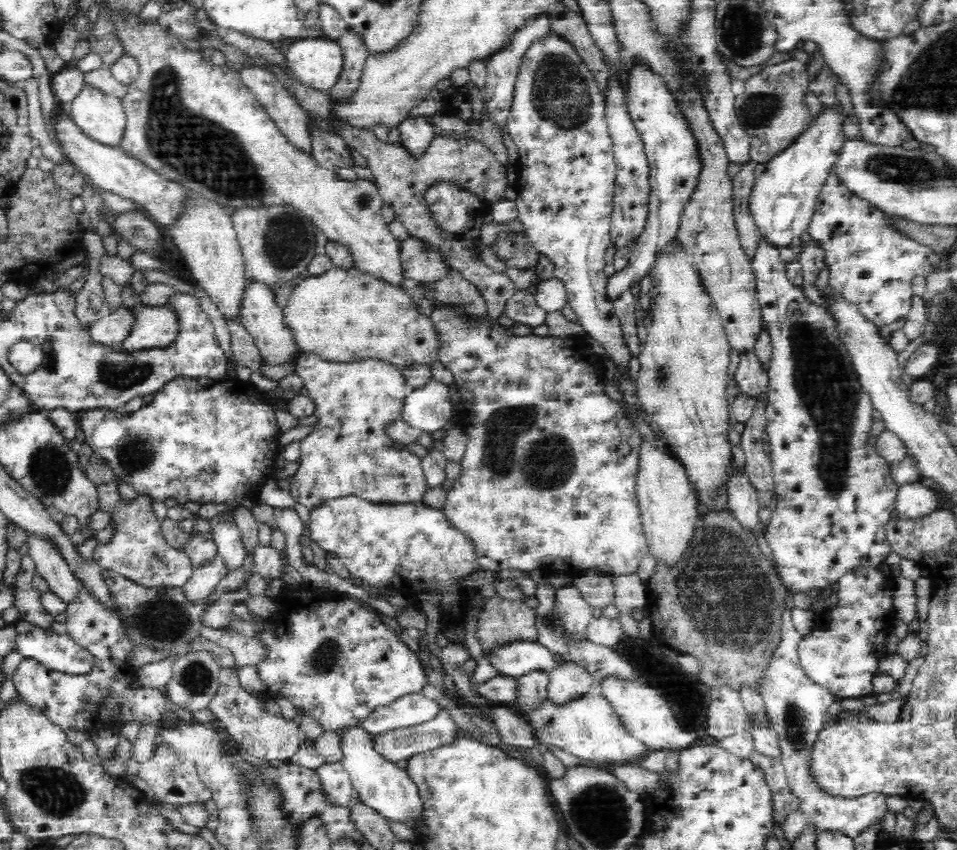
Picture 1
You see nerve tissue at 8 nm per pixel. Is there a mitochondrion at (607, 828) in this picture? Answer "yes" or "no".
yes

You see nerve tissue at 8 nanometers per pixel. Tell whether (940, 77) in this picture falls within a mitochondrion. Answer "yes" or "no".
yes

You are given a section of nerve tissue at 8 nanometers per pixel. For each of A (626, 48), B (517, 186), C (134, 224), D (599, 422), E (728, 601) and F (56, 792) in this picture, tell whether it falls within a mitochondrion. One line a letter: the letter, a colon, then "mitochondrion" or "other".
A: other
B: other
C: mitochondrion
D: other
E: mitochondrion
F: mitochondrion

